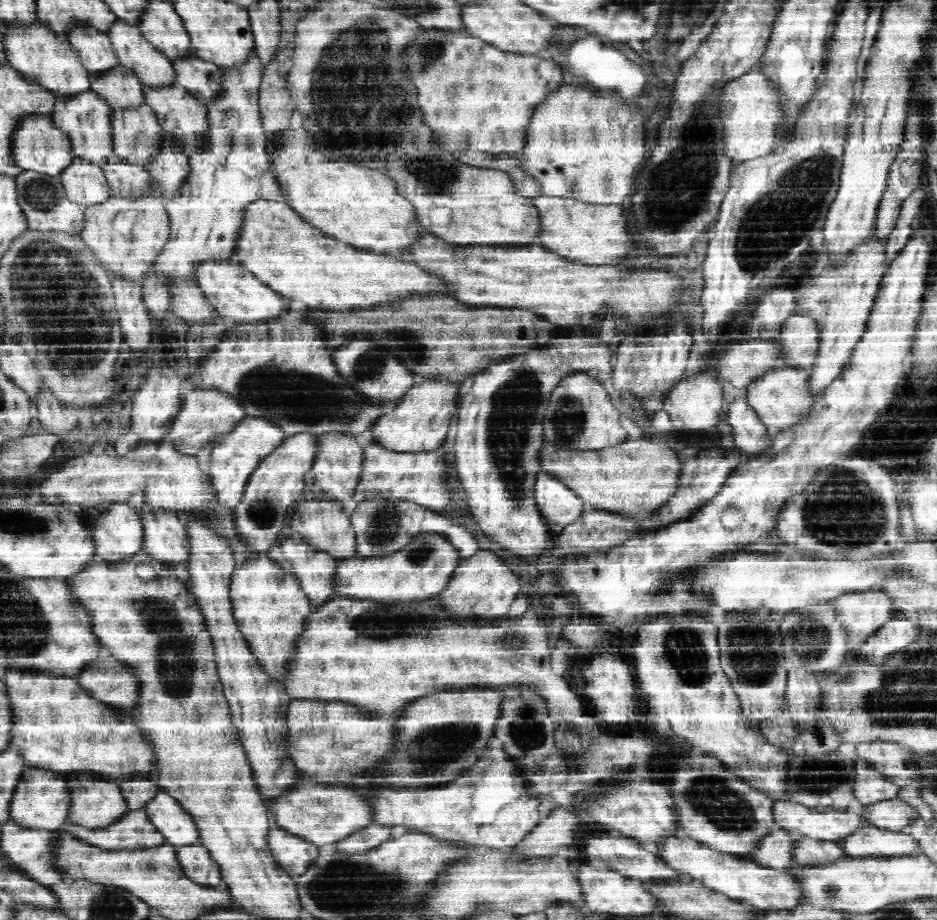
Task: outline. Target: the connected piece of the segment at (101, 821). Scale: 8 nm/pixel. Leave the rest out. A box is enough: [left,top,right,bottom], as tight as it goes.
[64,777,128,830]

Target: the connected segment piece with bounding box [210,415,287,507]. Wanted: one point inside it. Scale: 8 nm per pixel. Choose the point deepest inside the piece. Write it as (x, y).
(233, 460)

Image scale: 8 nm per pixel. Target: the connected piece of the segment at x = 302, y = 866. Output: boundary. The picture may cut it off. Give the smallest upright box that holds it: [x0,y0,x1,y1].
[267,824,320,878]

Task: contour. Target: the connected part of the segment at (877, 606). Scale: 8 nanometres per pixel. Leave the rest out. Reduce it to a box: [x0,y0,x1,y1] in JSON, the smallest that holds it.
[836,589,901,650]

